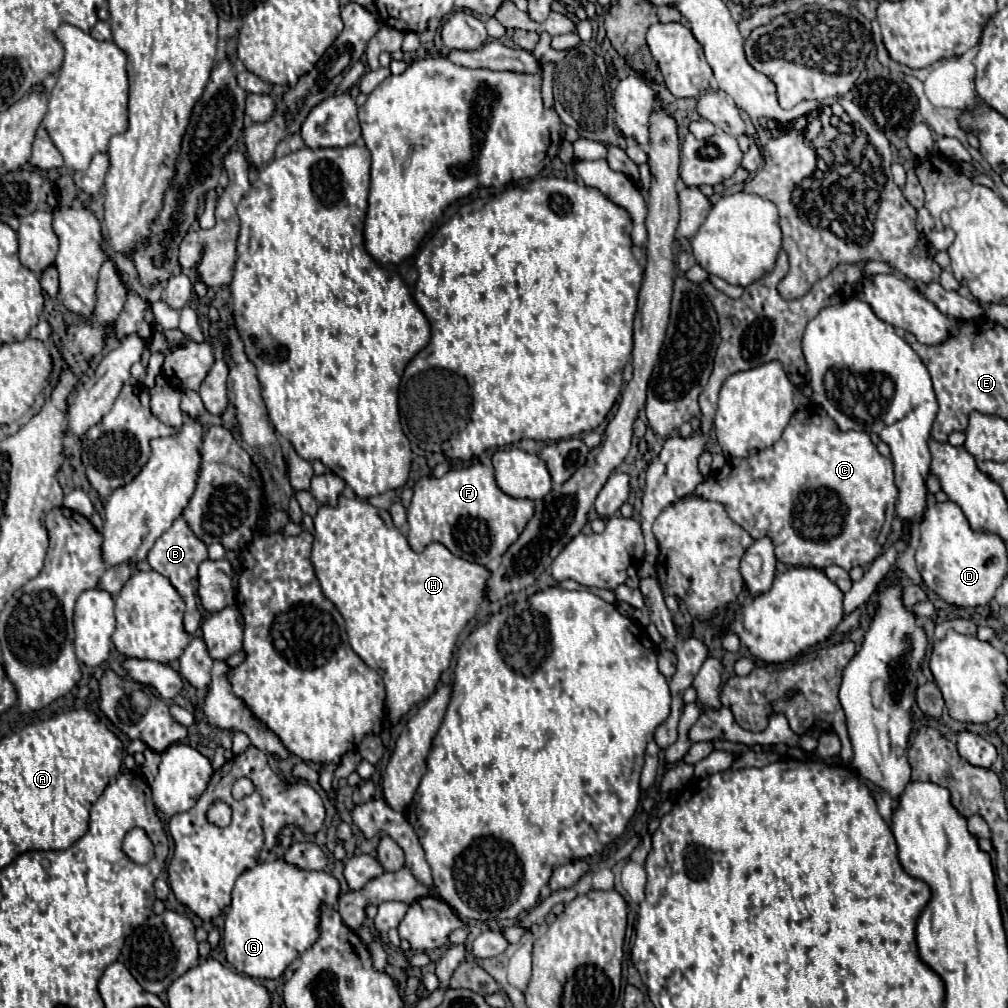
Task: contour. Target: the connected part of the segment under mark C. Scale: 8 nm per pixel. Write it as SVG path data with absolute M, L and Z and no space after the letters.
M810 404L792 416L774 446L758 452L758 474L754 474L754 478L750 478L750 462L742 462L742 458L730 458L710 482L706 478L688 498L720 502L728 516L754 540L768 536L774 542L776 558L786 566L812 566L820 570L832 564L844 570L866 566L880 554L886 536L890 534L890 522L894 518L894 506L898 498L898 488L894 486L894 464L892 458L884 458L876 450L866 432L842 432L834 428L838 428L836 422L820 406Z

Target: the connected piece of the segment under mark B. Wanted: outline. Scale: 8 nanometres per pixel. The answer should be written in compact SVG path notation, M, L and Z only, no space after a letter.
M180 516L150 548L148 552L148 564L160 572L162 576L166 576L172 586L182 594L184 602L186 602L186 614L184 614L184 628L188 634L194 634L200 628L202 622L202 606L200 606L200 598L198 598L198 564L204 562L208 558L208 548L202 540L198 540L194 536L194 532L190 530L188 522Z

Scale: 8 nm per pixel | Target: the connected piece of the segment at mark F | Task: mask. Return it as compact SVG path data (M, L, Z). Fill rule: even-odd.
M484 464L450 470L442 478L424 476L412 486L412 490L414 496L408 508L408 542L412 550L422 552L428 544L440 542L454 556L480 566L488 566L492 560L498 560L522 534L534 514L534 502L504 494L496 486L494 470Z

